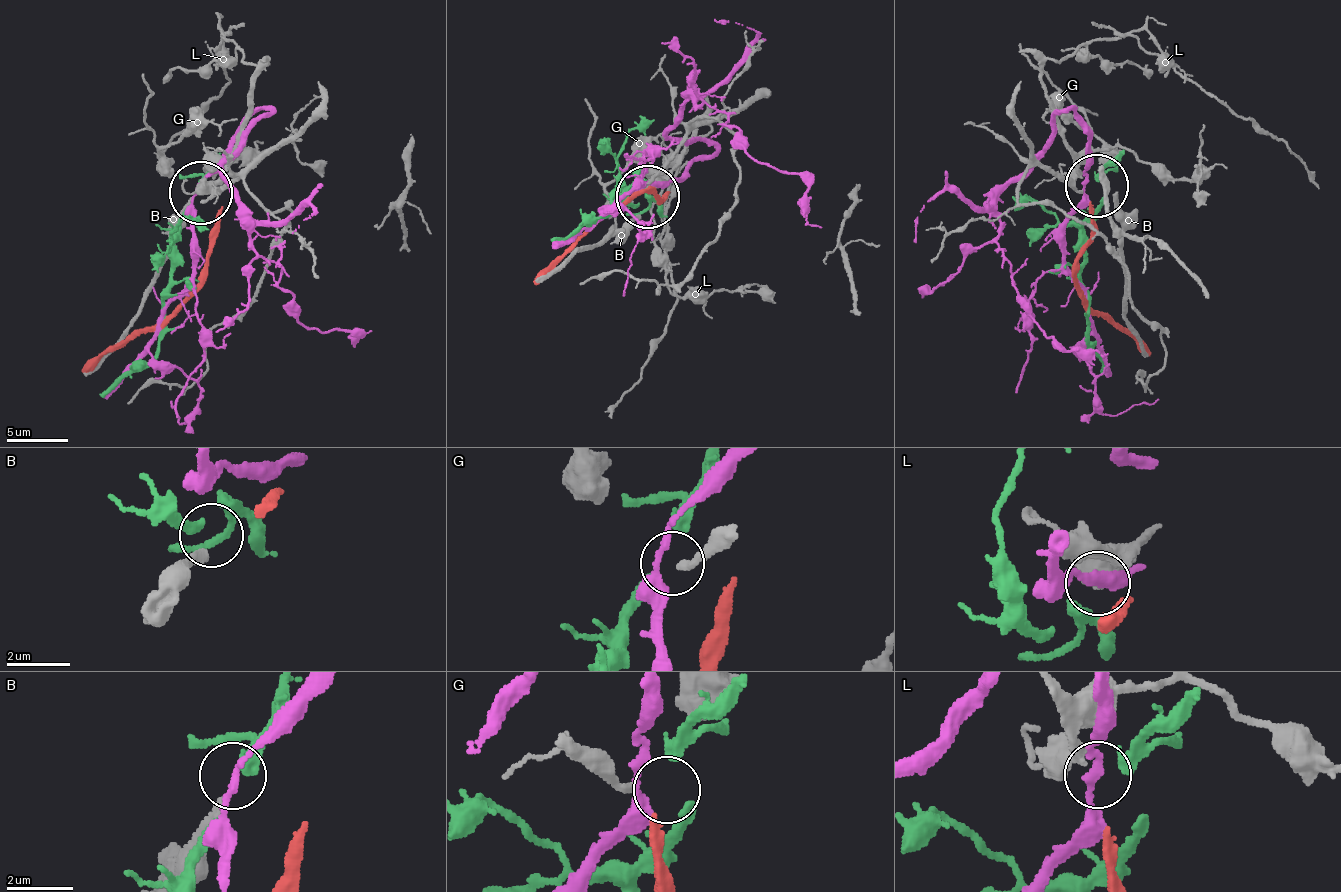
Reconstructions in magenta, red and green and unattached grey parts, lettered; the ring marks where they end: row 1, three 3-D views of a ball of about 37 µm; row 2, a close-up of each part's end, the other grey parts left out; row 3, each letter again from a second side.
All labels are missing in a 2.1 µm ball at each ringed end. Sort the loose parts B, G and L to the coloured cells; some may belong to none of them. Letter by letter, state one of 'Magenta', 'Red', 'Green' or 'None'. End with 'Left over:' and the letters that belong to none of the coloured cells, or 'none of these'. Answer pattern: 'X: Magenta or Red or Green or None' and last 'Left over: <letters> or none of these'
B: None
G: None
L: None
Left over: B, G, L

